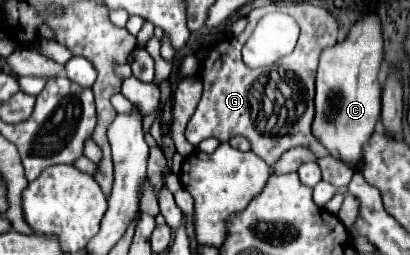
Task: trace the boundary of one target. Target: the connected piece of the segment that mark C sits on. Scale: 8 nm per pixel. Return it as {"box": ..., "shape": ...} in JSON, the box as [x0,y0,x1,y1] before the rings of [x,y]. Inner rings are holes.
{"box":[313,16,383,170],"shape":[[[365,16],[363,20],[359,20],[349,36],[341,42],[341,44],[335,44],[333,48],[327,48],[323,50],[321,58],[319,58],[319,70],[317,70],[317,94],[315,94],[315,118],[313,118],[313,136],[329,150],[329,154],[337,160],[341,160],[343,164],[347,164],[351,170],[359,170],[359,162],[361,162],[361,156],[363,156],[363,146],[365,142],[371,138],[371,134],[375,132],[375,126],[379,122],[379,116],[381,116],[381,88],[379,88],[379,70],[381,70],[381,62],[383,62],[383,36],[381,36],[381,26],[379,26],[379,20],[375,16]]]}

